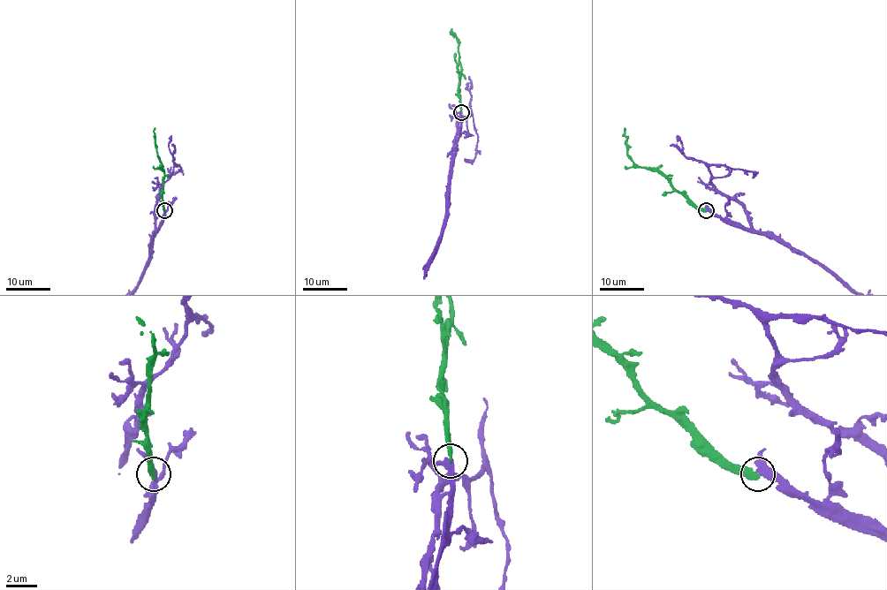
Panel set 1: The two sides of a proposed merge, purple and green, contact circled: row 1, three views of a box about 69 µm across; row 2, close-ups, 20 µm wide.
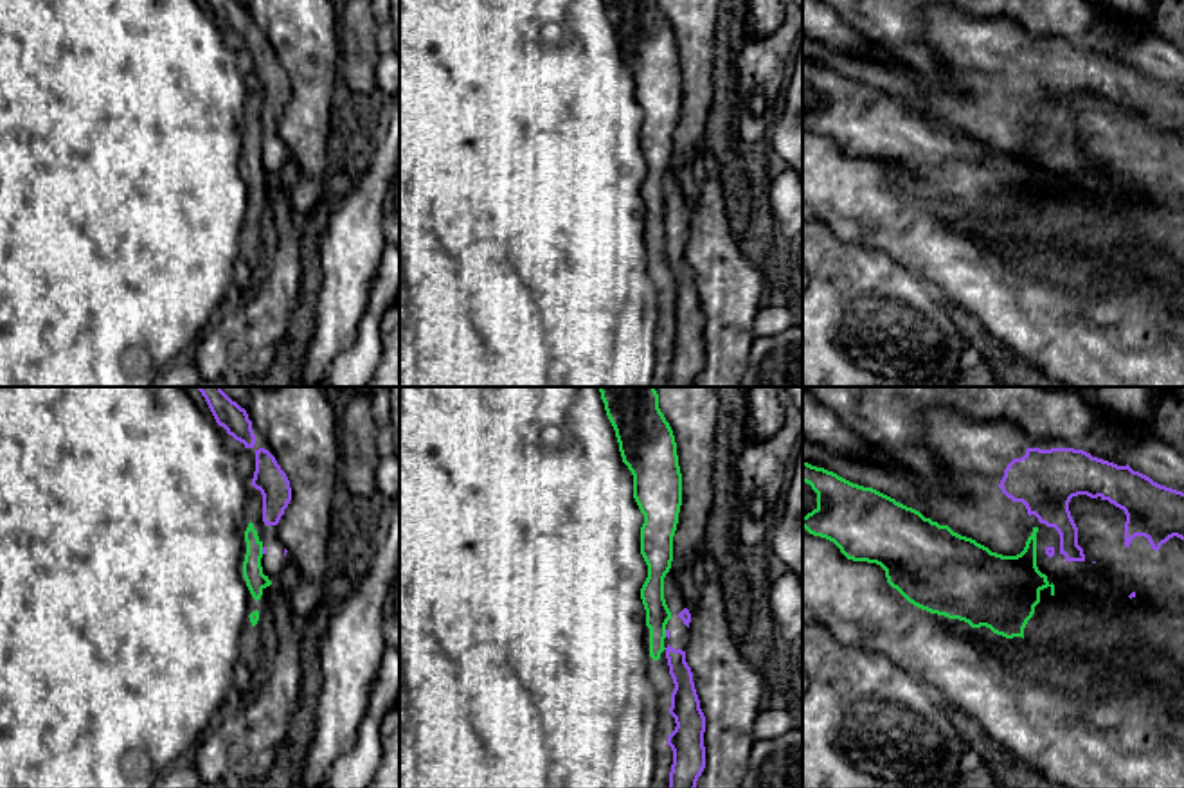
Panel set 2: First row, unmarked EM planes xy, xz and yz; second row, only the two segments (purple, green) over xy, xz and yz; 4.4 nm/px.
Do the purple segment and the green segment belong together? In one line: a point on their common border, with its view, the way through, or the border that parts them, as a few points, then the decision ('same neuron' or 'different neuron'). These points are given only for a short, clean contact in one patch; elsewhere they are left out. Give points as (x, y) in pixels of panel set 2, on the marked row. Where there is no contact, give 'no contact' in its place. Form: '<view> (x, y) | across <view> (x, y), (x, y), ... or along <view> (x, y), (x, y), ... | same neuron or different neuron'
xy (263, 551) | along xy (261, 547), (263, 553) | different neuron

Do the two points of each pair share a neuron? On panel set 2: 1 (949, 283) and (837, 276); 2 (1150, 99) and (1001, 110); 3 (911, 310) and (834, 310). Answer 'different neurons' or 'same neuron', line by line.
1: different neurons
2: same neuron
3: same neuron

